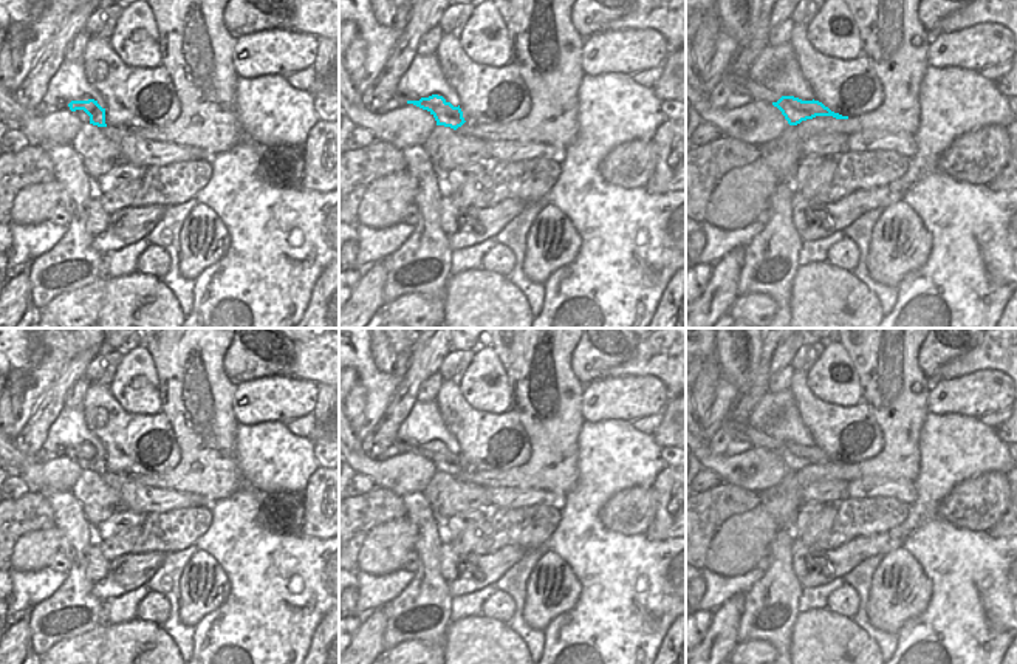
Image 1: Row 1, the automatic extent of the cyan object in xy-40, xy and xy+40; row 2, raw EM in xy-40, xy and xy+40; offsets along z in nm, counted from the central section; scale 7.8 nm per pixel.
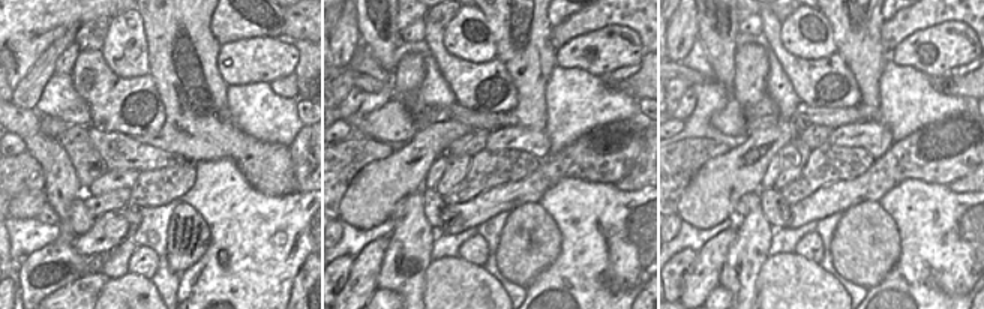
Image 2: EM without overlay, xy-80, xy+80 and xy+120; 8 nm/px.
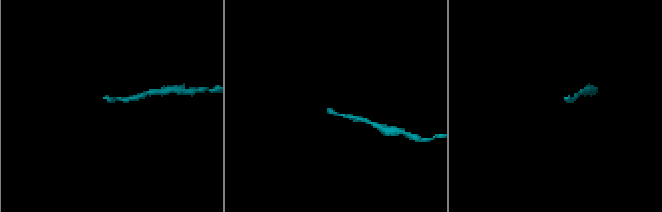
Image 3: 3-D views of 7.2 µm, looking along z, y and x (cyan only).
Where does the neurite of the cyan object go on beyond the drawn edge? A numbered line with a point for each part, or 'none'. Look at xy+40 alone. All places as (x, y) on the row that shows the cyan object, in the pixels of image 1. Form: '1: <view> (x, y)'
1: xy+40 (740, 84).

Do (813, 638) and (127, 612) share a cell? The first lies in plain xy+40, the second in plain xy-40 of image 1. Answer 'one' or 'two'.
two

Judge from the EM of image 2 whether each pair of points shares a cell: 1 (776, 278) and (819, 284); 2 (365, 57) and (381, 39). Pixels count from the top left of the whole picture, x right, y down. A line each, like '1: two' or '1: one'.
1: one
2: two

